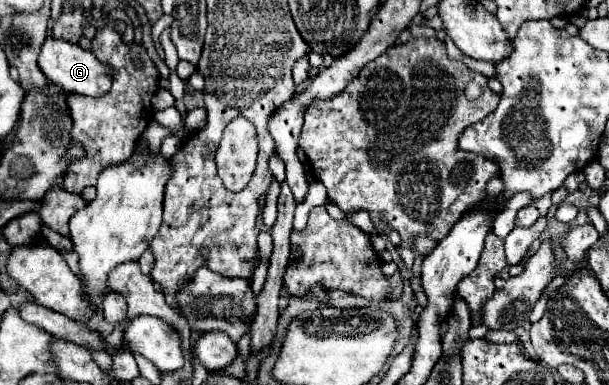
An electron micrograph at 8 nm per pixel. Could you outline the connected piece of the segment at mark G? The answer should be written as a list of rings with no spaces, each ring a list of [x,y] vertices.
[[[48,37],[42,45],[38,65],[40,65],[42,73],[48,77],[48,81],[62,85],[68,93],[100,97],[100,95],[106,95],[112,87],[112,69],[106,63],[98,61],[90,51],[84,51],[80,45],[68,43],[64,39]]]

